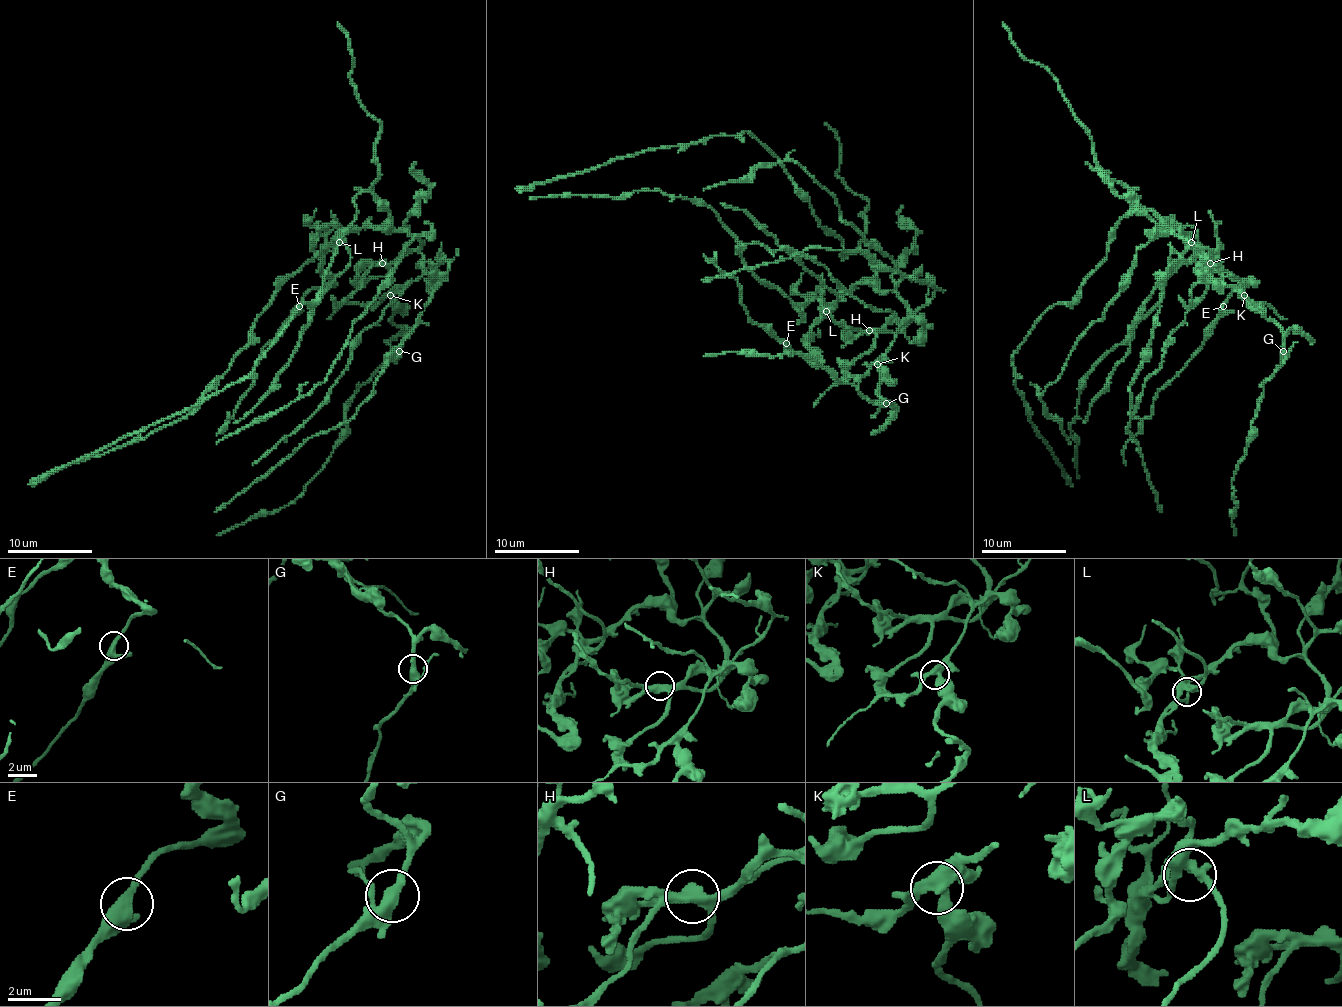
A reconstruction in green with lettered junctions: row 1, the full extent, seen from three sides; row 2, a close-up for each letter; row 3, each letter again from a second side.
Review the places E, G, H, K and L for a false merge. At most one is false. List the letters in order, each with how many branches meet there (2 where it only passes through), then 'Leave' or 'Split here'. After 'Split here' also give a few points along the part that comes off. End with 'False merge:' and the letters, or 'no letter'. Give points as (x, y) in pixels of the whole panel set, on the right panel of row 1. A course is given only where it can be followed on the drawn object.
E: Branches: 3. Leave
G: Branches: 3. Leave
H: Branches: 3. Leave
K: Branches: 3. Leave
L: Branches: 3. Leave
False merge: no letter

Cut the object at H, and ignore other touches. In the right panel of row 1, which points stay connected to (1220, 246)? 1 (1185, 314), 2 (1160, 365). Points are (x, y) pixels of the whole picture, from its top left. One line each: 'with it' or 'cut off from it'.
1: cut off from it
2: cut off from it

